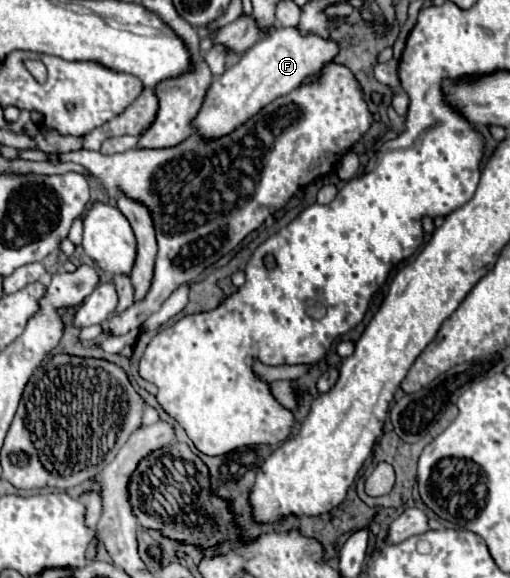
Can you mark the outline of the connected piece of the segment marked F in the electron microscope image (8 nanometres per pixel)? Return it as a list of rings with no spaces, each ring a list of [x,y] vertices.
[[[295,27],[273,29],[267,37],[259,39],[243,57],[229,67],[221,77],[215,77],[201,111],[191,121],[191,127],[203,141],[221,139],[257,115],[273,99],[291,93],[307,77],[321,71],[321,67],[337,55],[339,47],[335,41],[321,39],[317,35],[303,37]]]

